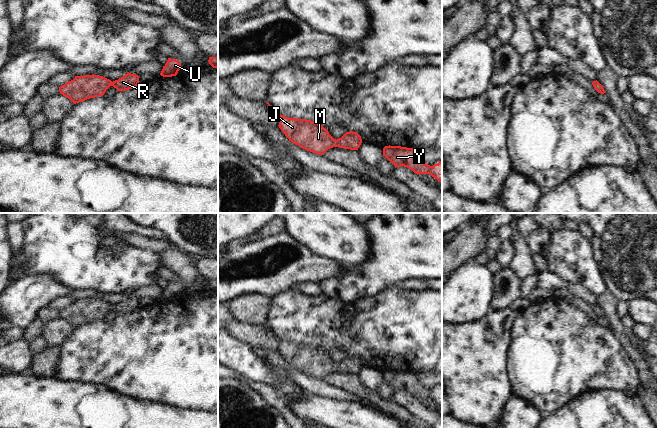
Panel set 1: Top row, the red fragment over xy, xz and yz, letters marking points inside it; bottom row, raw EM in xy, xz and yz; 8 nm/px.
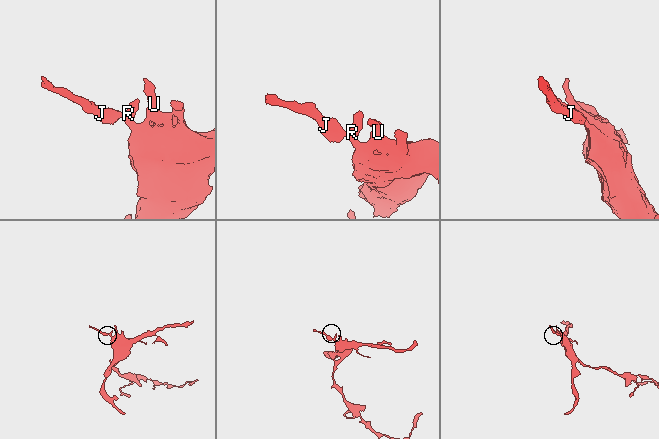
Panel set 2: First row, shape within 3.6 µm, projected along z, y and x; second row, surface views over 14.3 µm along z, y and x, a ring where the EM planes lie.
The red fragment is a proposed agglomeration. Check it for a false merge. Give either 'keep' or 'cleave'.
keep

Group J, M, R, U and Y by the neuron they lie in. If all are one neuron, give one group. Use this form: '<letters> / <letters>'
J M R U Y

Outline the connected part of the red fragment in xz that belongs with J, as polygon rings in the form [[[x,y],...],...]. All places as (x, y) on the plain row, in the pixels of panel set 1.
[[[266,326],[275,337],[279,352],[292,367],[299,371],[323,379],[328,373],[339,371],[358,374],[362,367],[361,360],[353,355],[346,356],[341,362],[334,363],[322,349],[306,343],[295,343],[281,339]]]

